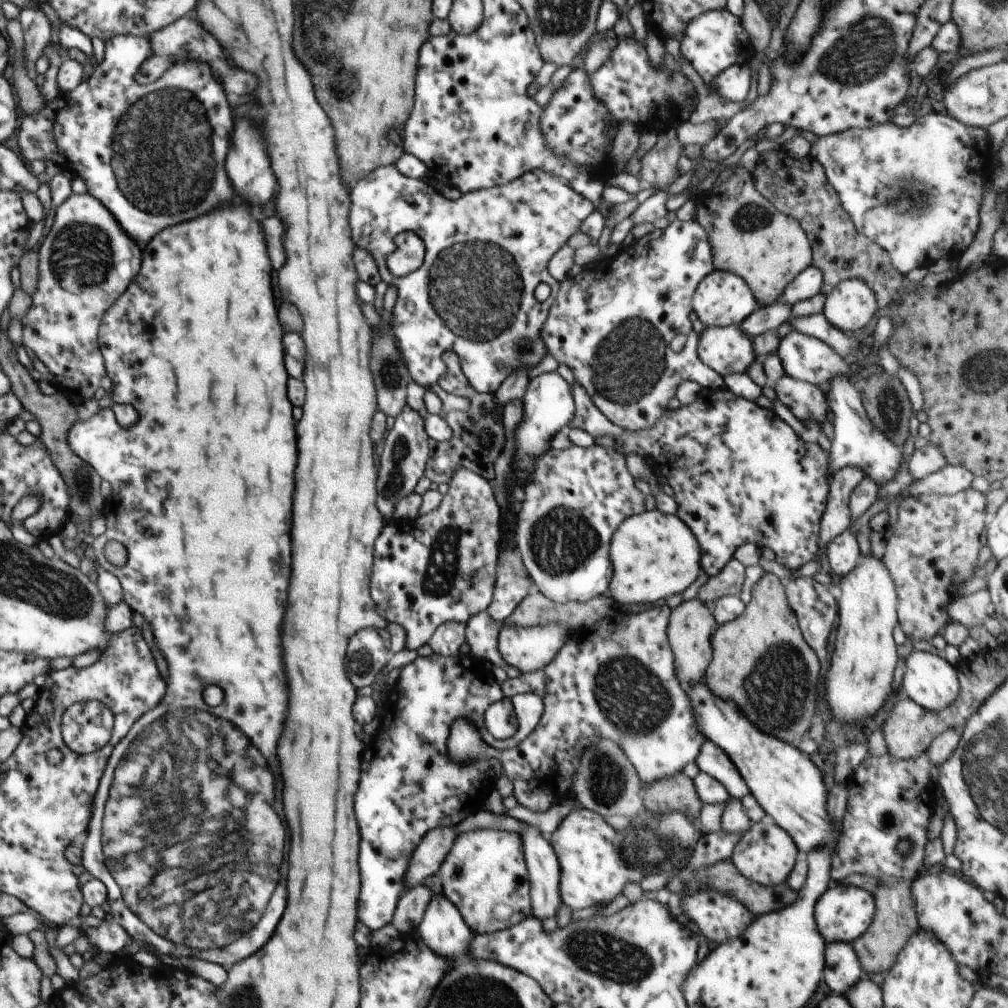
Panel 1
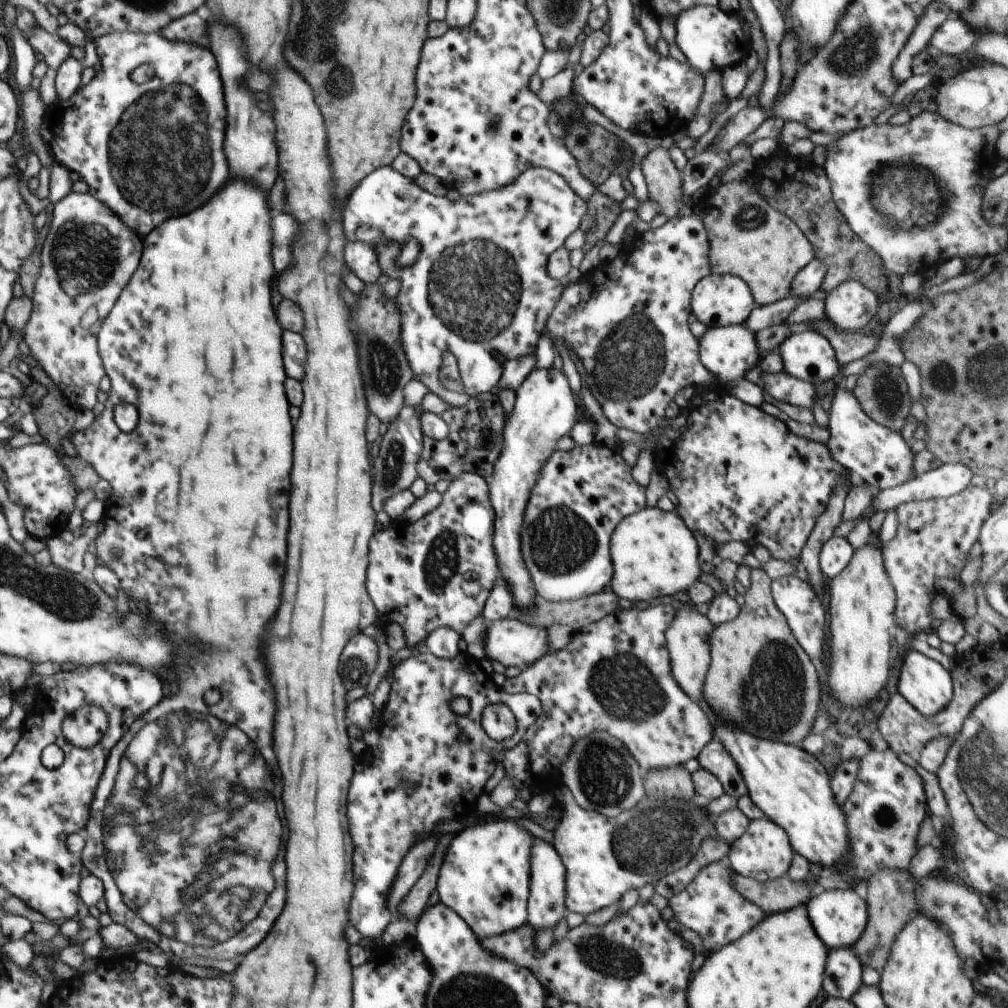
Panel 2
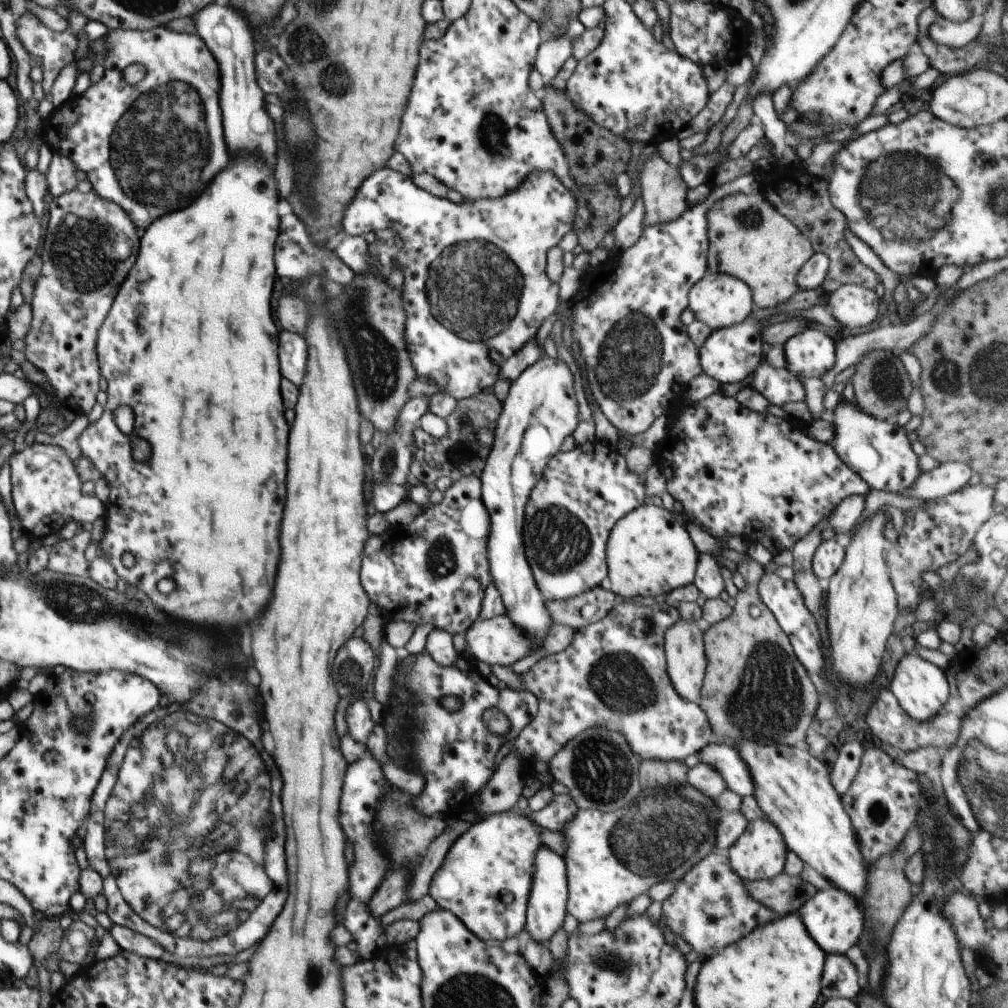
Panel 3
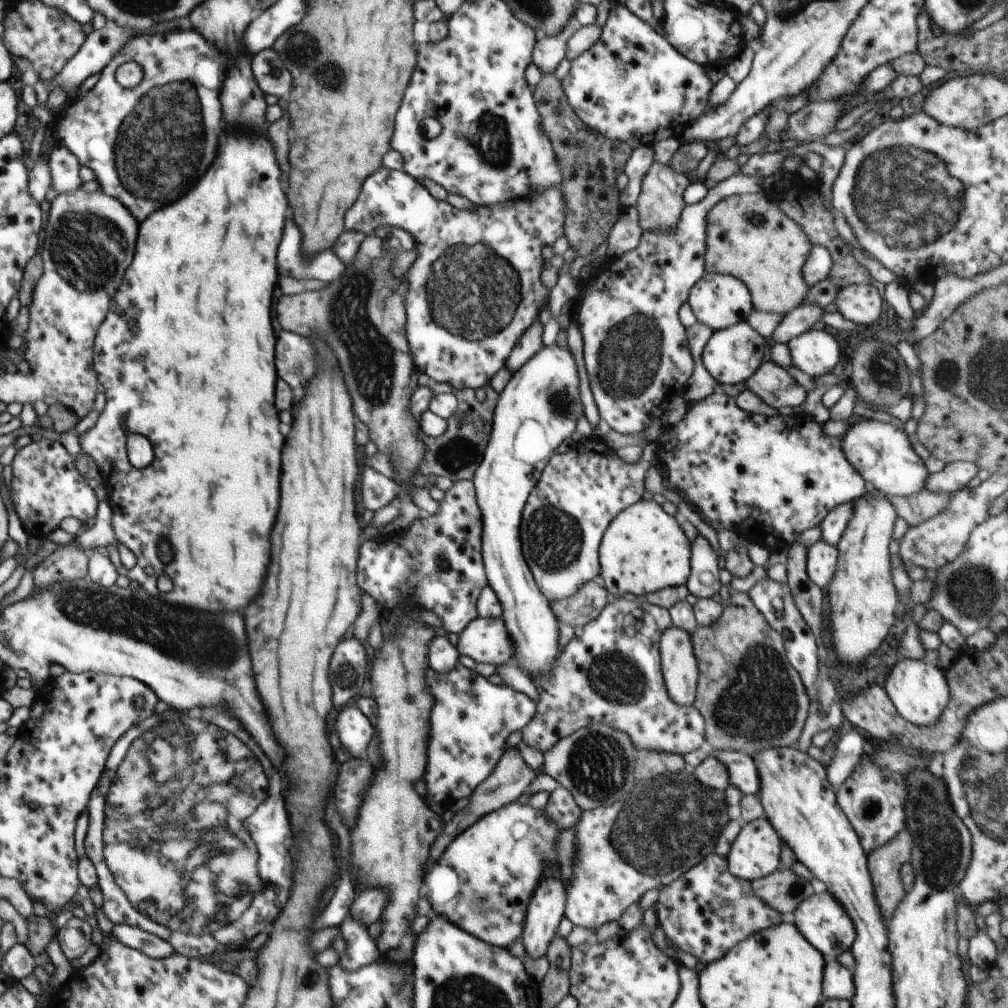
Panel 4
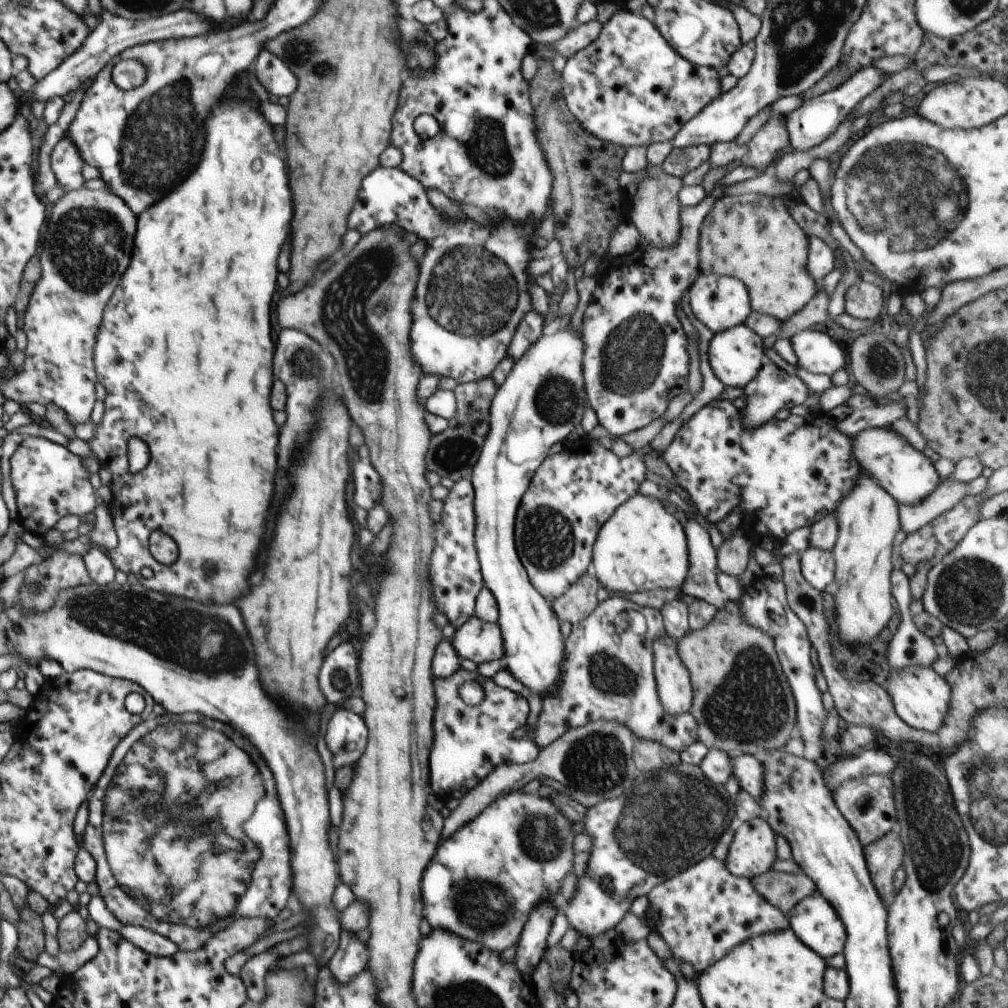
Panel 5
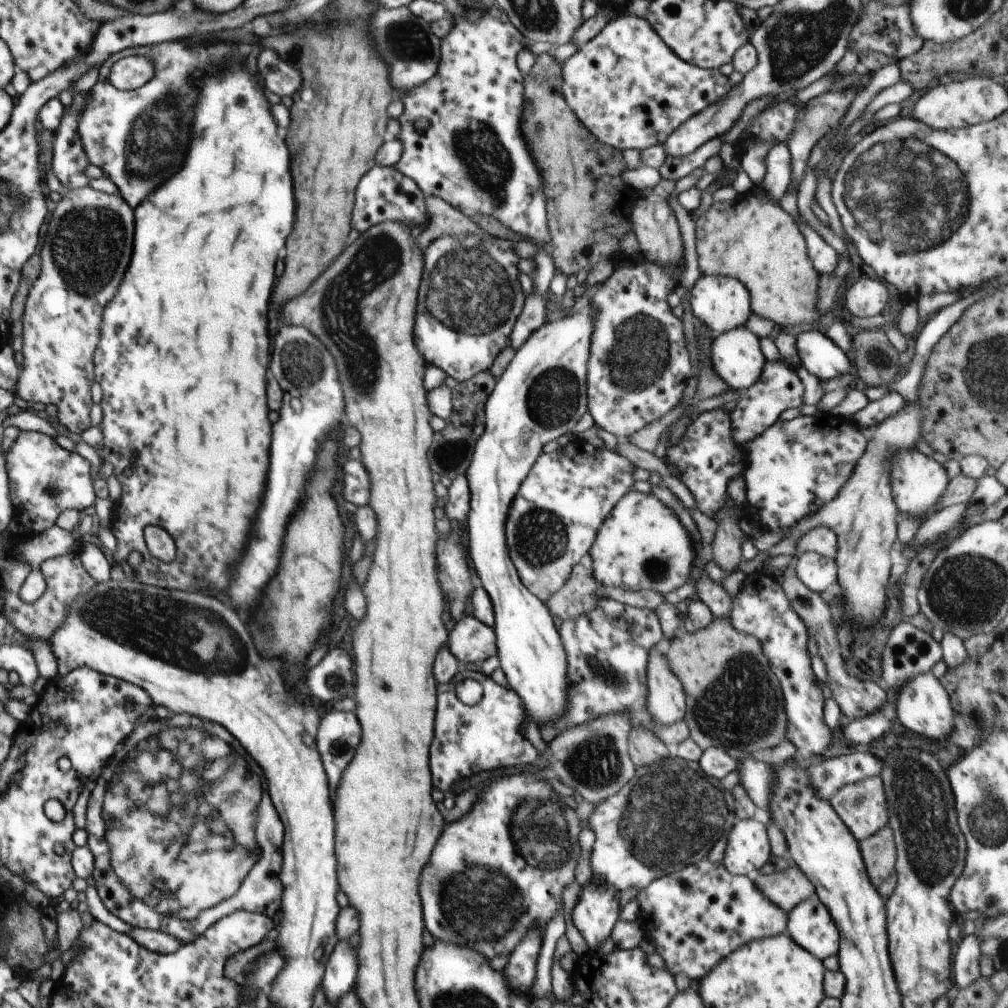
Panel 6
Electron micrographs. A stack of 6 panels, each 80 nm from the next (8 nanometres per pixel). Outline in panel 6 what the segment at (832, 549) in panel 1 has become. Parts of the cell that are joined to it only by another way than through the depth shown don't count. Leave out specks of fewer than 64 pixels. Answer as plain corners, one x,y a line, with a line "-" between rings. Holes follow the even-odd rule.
805,552
796,556
797,577
814,592
824,592
837,581
837,564
832,557
817,552

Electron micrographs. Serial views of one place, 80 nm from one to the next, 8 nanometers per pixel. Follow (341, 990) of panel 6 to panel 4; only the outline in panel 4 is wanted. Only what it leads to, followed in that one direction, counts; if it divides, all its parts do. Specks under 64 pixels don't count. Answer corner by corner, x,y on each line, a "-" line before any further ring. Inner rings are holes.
346,916
346,920
342,922
342,936
348,944
346,952
348,952
348,958
340,958
340,964
342,968
346,970
358,970
366,964
370,964
370,960
374,962
380,952
376,948
376,940
370,936
368,928
354,920
352,916

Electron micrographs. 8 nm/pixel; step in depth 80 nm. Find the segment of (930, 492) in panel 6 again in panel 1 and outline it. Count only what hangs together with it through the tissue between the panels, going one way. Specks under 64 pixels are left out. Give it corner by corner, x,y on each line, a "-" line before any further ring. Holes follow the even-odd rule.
836,375
830,380
831,387
826,397
830,400
829,408
834,414
834,440
829,454
829,474
836,474
847,466
860,467
866,477
870,477
879,488
888,482
899,469
902,462
902,447
896,446
886,438
868,418
862,402
859,386
854,386
847,375

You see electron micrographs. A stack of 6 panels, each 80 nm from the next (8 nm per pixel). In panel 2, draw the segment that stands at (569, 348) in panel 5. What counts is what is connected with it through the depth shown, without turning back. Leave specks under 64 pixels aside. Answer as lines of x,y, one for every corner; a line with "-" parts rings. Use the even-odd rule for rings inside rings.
554,367
536,370
515,390
516,402
512,414
505,419
503,449
494,463
489,485
491,505
495,510
493,545
502,575
511,588
515,608
533,613
536,594
530,592
531,574
521,553
520,531
530,491
538,480
540,469
556,450
556,442
578,422
578,402
567,376

